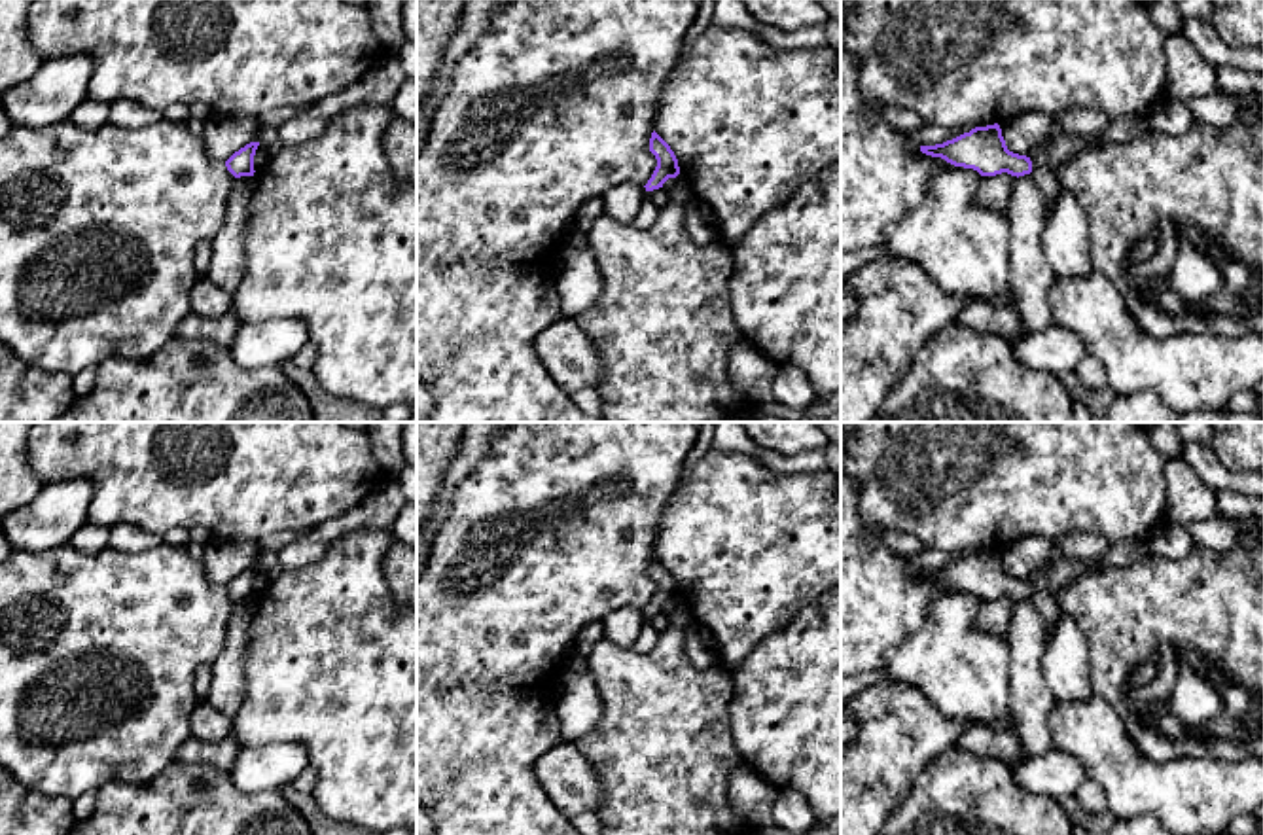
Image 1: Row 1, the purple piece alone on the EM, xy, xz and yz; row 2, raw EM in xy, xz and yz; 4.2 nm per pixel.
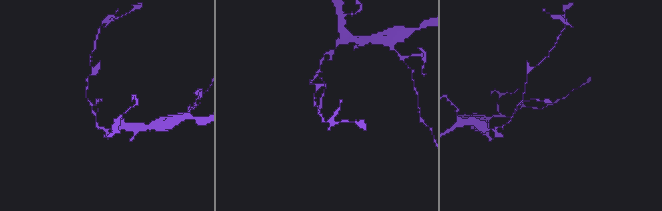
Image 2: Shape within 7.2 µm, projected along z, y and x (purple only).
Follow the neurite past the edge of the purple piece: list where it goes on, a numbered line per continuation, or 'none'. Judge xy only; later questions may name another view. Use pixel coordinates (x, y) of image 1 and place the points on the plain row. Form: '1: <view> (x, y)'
none

